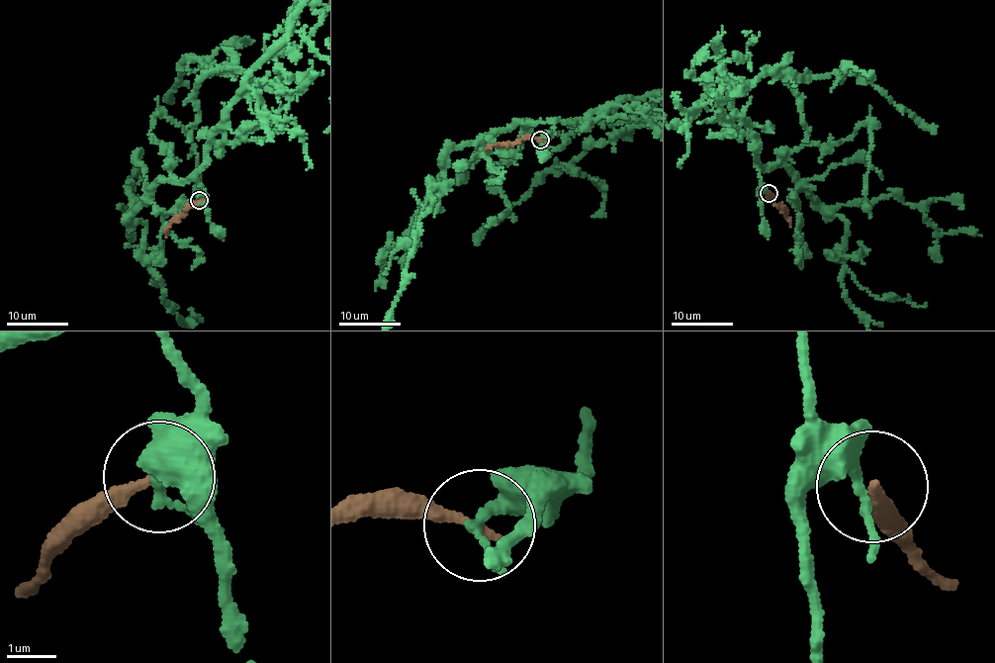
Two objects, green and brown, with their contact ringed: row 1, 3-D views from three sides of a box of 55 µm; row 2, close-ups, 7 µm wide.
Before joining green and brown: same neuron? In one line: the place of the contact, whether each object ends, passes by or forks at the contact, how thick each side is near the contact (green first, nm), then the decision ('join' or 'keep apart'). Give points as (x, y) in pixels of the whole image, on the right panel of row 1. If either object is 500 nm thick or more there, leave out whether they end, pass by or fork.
place (768, 193); green passes by; brown ends; calibres 300 and 240 nm; keep apart

